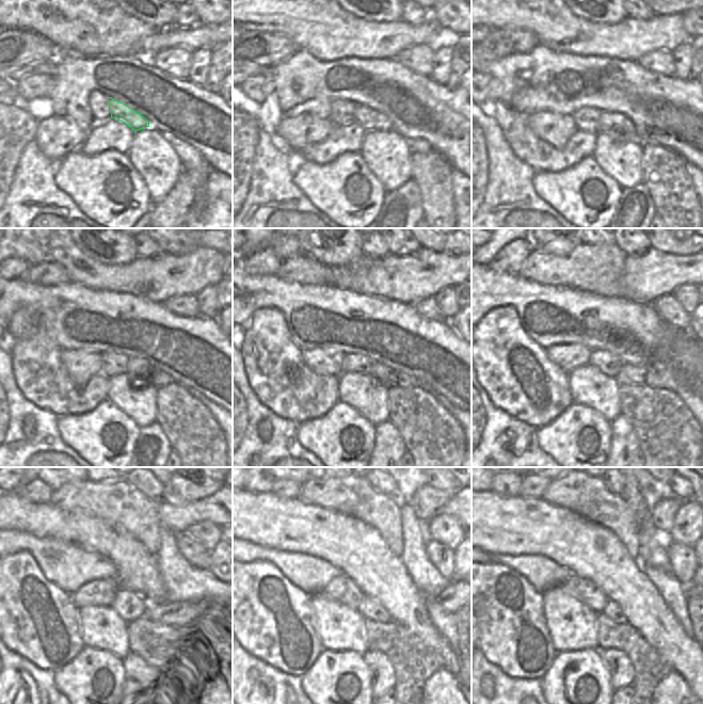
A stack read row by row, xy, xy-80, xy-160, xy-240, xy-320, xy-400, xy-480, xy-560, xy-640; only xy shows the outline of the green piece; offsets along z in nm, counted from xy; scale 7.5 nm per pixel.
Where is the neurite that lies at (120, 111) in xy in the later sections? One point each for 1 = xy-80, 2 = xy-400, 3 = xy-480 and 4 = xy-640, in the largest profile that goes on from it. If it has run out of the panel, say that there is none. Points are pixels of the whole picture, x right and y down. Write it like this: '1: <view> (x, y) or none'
1: xy-80 (370, 121)
2: xy-400 (646, 376)
3: xy-480 (178, 614)
4: xy-640 (688, 592)

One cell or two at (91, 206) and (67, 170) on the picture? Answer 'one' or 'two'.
one

